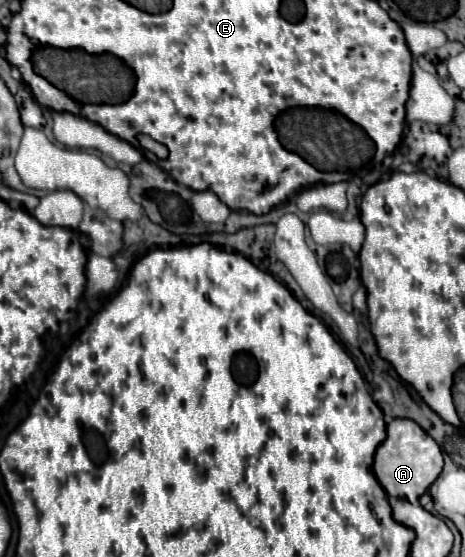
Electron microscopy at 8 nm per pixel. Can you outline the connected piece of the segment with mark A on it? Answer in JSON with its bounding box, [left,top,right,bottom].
[373,418,441,504]

